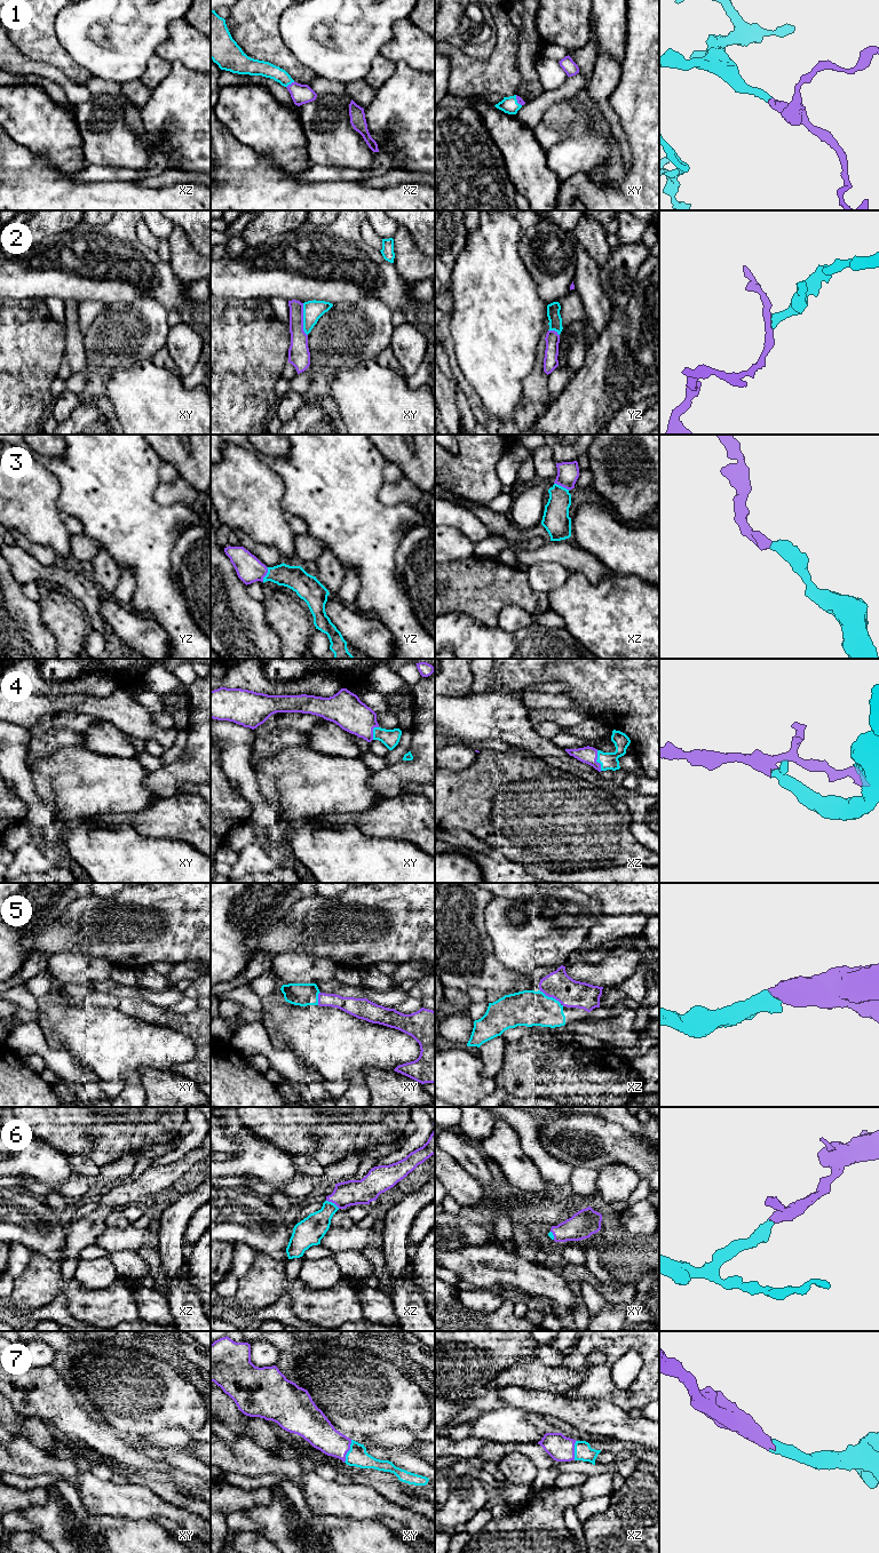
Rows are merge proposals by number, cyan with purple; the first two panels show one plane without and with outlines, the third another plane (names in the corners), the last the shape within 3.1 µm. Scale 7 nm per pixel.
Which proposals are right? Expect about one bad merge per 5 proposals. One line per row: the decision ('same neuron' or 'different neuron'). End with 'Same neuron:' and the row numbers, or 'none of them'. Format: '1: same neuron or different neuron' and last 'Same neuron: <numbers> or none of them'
1: same neuron
2: different neuron
3: same neuron
4: same neuron
5: same neuron
6: same neuron
7: same neuron
Same neuron: 1, 3, 4, 5, 6, 7

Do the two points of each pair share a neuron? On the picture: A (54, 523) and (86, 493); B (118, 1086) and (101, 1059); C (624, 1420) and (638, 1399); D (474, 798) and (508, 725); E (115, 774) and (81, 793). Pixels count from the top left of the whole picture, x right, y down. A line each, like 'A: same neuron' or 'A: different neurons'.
A: different neurons
B: different neurons
C: different neurons
D: different neurons
E: same neuron

